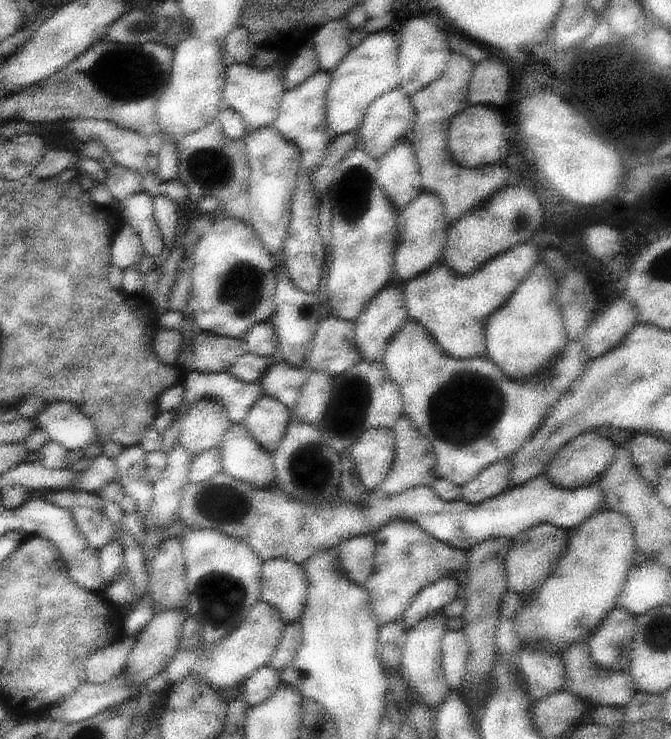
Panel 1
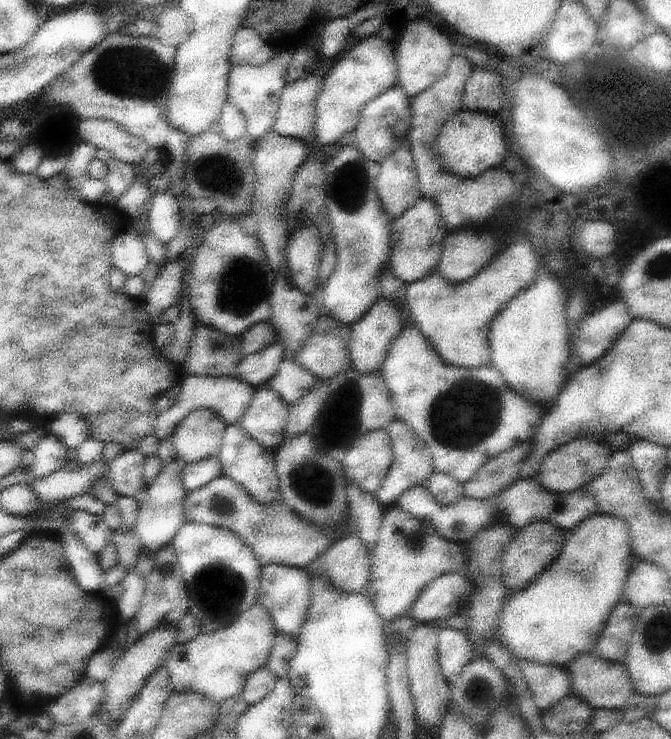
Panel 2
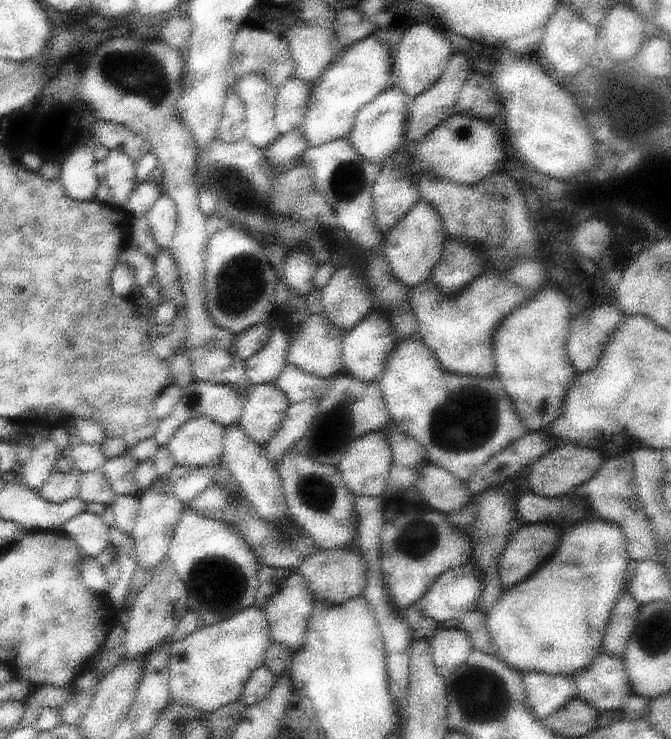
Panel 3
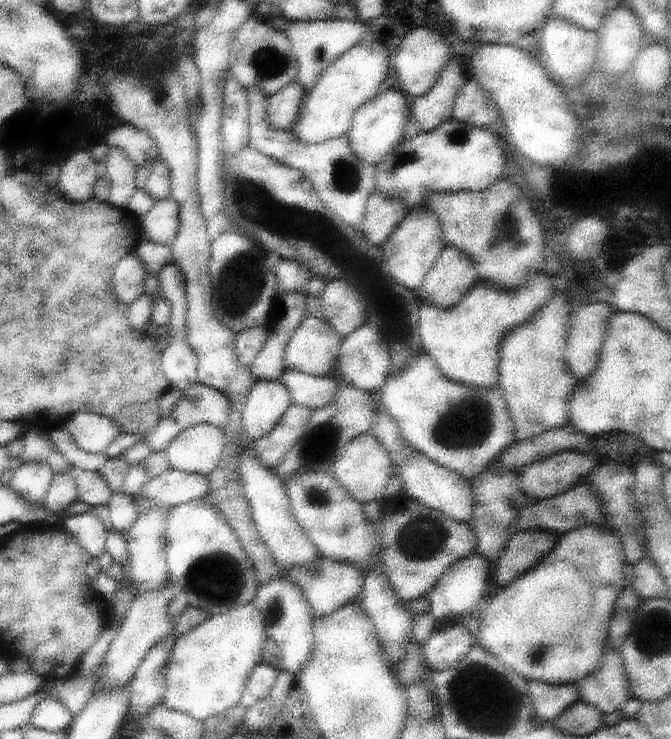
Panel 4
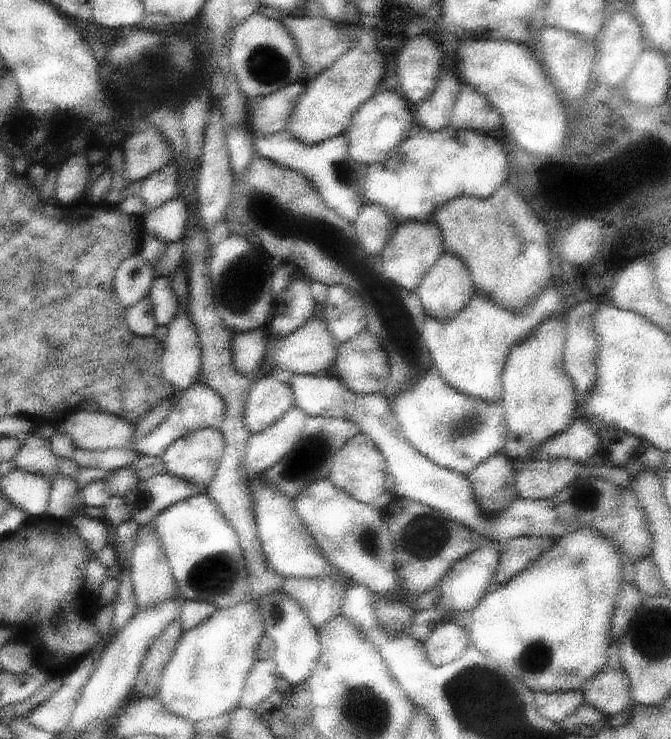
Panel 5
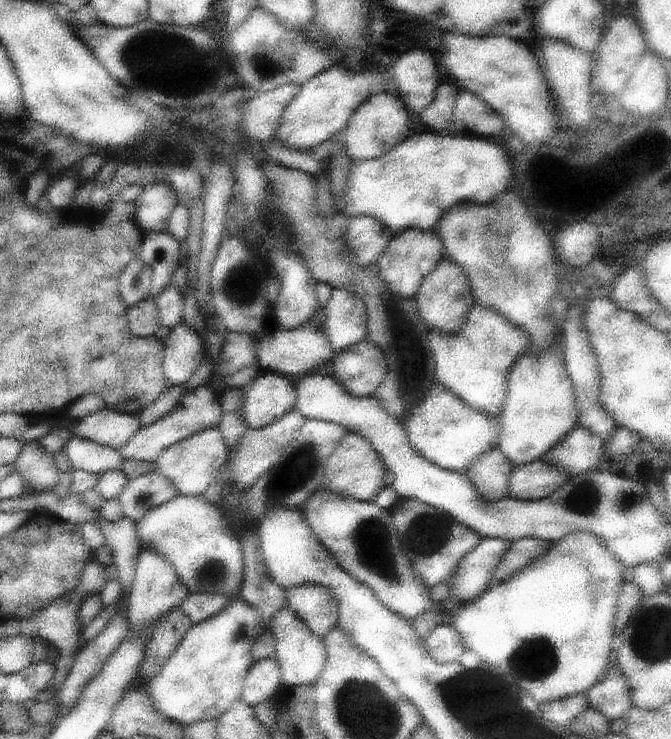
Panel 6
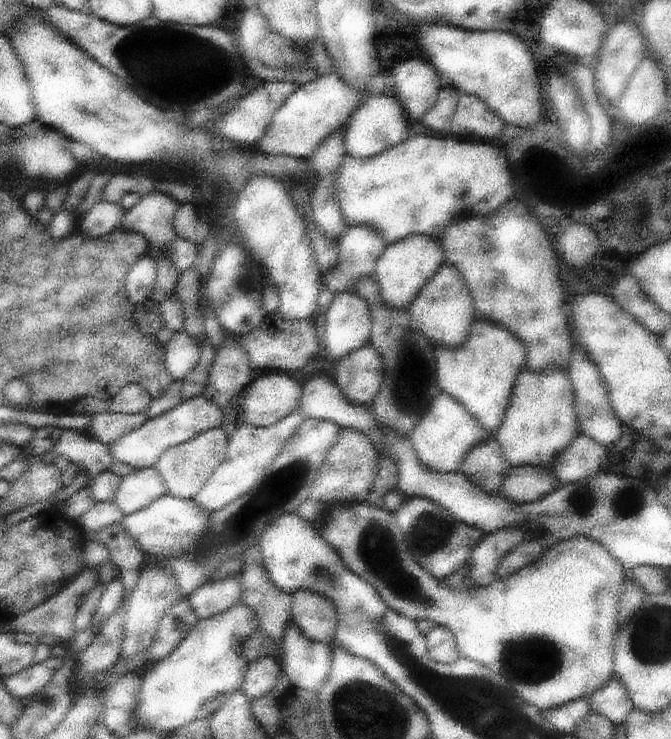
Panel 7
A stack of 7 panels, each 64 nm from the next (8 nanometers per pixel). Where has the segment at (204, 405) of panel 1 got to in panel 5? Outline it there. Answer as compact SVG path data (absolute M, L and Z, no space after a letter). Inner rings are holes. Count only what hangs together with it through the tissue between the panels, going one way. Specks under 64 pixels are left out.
M201 428L201 430L195 430L193 434L177 440L175 444L171 444L163 456L163 462L165 462L165 468L169 474L183 478L197 488L209 490L211 482L215 480L215 474L219 472L219 466L223 464L225 448L227 448L227 440L221 432L221 428Z

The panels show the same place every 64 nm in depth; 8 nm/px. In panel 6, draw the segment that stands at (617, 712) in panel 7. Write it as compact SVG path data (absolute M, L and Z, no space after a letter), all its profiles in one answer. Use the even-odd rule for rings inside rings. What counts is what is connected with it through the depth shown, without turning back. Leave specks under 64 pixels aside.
M611 662L611 672L607 672L601 682L583 694L587 696L587 704L601 712L609 722L615 722L615 718L625 718L633 706L629 682L615 662Z

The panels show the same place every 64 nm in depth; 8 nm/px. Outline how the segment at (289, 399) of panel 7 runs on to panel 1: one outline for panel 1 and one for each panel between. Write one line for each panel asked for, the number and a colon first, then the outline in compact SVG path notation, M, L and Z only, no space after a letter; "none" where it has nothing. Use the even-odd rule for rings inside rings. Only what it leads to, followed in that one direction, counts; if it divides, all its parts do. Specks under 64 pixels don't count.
1: M261 394L257 404L249 410L245 426L269 454L275 454L283 440L287 440L291 422L291 410L283 402L269 394Z
2: M269 386L257 388L249 404L249 410L243 416L243 430L255 438L267 450L277 452L283 442L285 428L291 420L291 406L283 400L279 392Z
3: M253 384L247 394L241 428L253 442L265 446L281 430L289 408L291 402L279 384Z
4: M257 382L243 410L243 428L251 442L267 436L291 410L291 392L283 382Z
5: M273 374L259 376L249 392L245 422L251 434L271 430L287 412L295 408L295 390L291 384L279 382Z
6: M263 372L251 386L247 386L245 420L251 430L263 430L283 420L297 408L299 392L289 376Z

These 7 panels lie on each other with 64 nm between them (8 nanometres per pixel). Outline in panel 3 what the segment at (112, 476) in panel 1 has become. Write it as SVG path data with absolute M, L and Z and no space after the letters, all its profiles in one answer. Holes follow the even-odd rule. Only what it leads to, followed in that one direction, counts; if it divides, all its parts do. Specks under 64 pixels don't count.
M55 472L49 476L45 486L39 490L39 496L51 504L65 504L73 498L79 498L81 474L79 472Z

